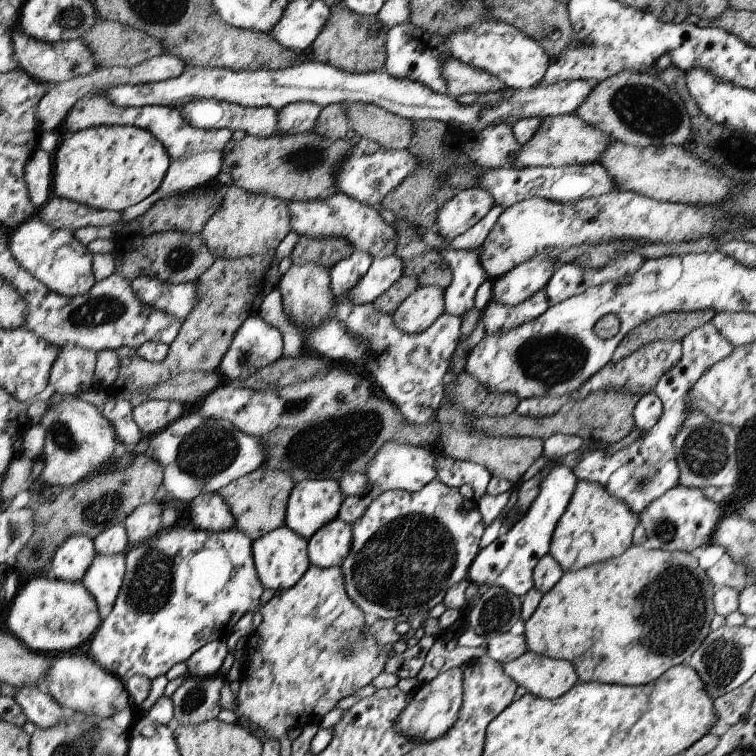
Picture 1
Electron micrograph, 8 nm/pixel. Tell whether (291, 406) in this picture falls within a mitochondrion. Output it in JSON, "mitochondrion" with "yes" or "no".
{"mitochondrion":"yes"}

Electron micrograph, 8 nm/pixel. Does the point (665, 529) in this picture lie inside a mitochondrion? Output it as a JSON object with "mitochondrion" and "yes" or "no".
{"mitochondrion":"yes"}

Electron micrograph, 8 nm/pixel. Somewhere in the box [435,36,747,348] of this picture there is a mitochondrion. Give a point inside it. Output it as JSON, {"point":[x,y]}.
{"point":[648,112]}

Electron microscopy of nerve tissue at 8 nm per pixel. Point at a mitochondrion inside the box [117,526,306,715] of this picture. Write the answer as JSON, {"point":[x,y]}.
{"point":[153,579]}

